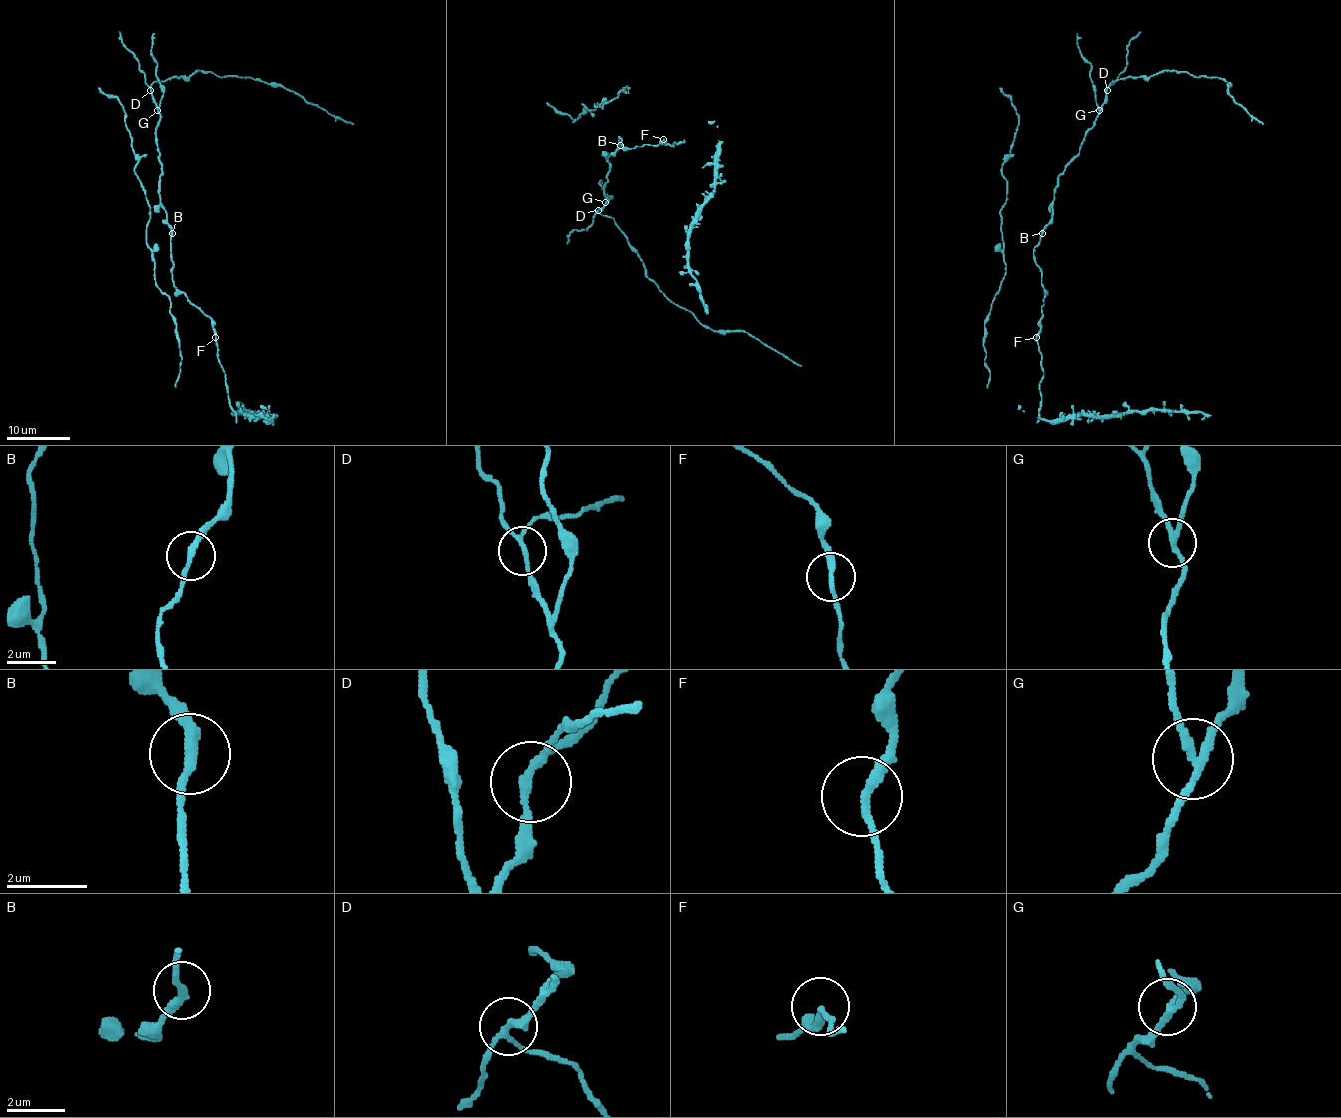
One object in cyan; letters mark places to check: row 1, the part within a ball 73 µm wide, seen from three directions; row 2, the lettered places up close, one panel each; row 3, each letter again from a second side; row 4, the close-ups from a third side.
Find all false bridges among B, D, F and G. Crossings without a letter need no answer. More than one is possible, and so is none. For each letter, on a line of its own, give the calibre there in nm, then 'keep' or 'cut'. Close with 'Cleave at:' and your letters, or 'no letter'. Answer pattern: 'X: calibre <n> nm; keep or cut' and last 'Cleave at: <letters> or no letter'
B: calibre 240 nm; keep
D: calibre 160 nm; keep
F: calibre 220 nm; keep
G: calibre 190 nm; cut
Cleave at: G

